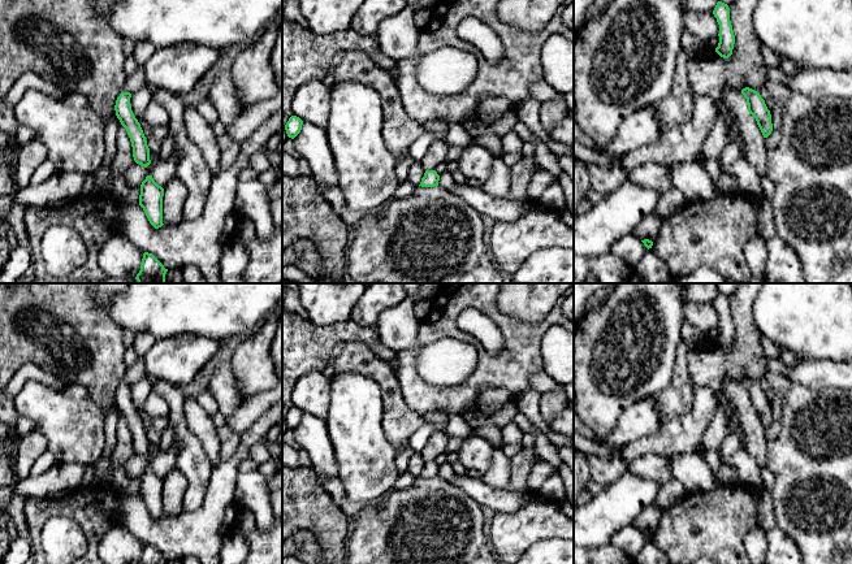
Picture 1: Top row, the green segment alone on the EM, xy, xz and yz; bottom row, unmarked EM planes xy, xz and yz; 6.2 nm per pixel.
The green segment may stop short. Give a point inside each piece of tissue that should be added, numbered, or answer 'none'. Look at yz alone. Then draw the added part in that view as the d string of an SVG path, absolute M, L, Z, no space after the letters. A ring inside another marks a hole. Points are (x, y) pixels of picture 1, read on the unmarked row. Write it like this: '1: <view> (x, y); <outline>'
none

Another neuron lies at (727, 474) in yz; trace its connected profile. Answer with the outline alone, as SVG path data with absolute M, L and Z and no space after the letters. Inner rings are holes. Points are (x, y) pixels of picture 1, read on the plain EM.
M721 464L718 481L723 485L734 485L740 482L736 469L727 464Z

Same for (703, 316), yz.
M683 301L683 320L705 337L719 325L719 316L713 303Z

